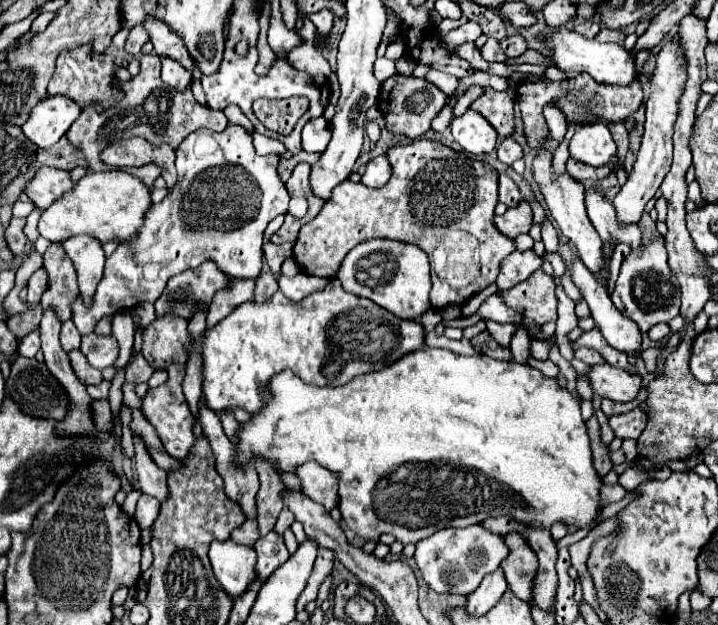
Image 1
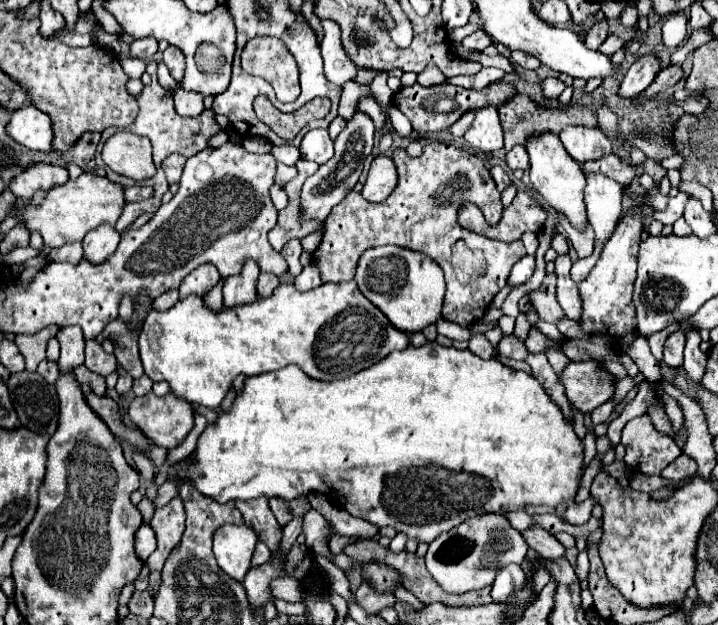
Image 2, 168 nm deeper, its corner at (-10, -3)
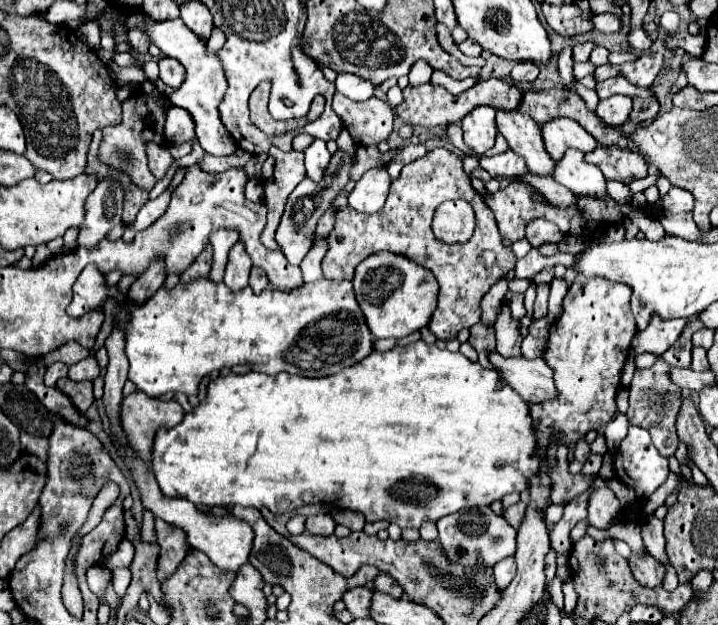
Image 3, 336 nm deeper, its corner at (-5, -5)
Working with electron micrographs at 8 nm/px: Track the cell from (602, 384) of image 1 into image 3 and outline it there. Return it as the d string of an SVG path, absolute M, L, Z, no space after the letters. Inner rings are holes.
M491 352L489 362L499 372L499 380L511 386L525 402L533 404L555 398L551 368L541 358L505 358L499 352Z

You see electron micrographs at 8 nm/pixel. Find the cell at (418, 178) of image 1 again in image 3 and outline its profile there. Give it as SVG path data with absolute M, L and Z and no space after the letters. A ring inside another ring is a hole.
M435 148L427 156L409 162L399 178L391 184L385 206L375 214L361 214L347 206L337 212L335 228L329 234L329 250L323 258L323 276L327 280L353 280L359 262L375 252L395 252L411 258L419 266L433 272L441 290L439 304L429 320L429 330L439 340L453 340L463 328L471 328L481 320L481 298L487 290L515 266L515 254L501 244L501 234L487 204L473 190L469 176L461 168L461 158L447 148ZM445 200L467 200L477 216L477 230L465 244L443 244L433 236L431 220L435 208Z

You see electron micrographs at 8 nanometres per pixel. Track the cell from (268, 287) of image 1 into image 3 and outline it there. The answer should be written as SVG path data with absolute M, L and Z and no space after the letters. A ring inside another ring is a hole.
M253 266L251 268L251 276L249 276L249 286L253 288L255 294L263 292L267 286L269 286L269 280L267 280L267 274L263 270L259 270L259 266Z

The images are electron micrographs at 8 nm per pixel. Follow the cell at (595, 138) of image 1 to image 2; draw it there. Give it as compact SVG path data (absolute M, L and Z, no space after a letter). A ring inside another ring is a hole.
M568 126L558 134L558 138L566 152L580 164L612 154L612 142L598 126Z

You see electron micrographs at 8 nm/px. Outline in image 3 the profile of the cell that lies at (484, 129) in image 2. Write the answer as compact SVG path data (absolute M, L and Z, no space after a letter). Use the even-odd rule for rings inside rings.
M491 106L473 108L461 120L461 130L463 130L465 144L473 148L479 156L483 156L495 144L495 136L497 136L495 108Z

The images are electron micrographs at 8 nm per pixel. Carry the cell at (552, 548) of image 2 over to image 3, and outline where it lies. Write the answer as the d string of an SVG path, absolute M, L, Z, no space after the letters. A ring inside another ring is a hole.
M517 502L517 504L509 506L509 508L503 508L503 516L505 516L507 522L511 522L511 526L519 528L519 524L523 520L523 510L525 510L525 504Z

